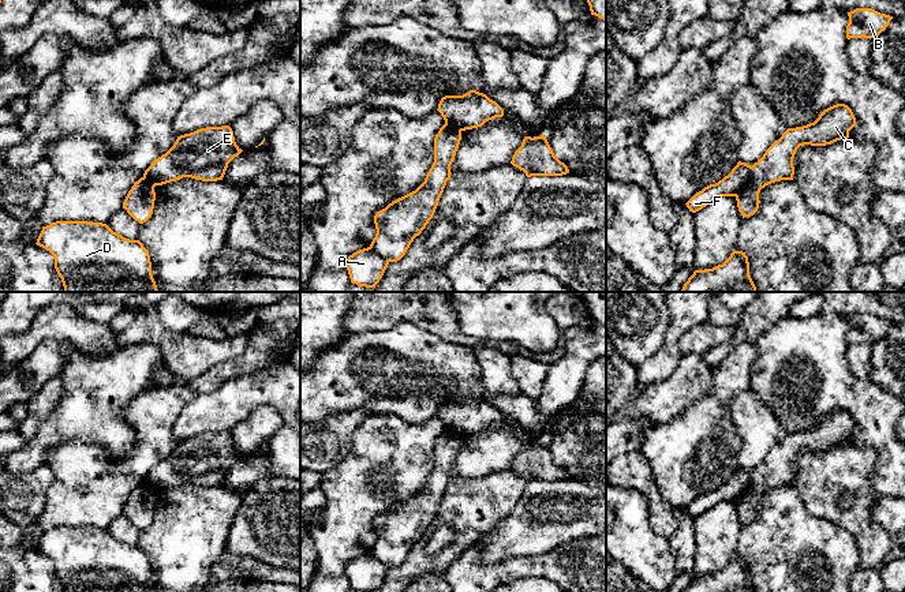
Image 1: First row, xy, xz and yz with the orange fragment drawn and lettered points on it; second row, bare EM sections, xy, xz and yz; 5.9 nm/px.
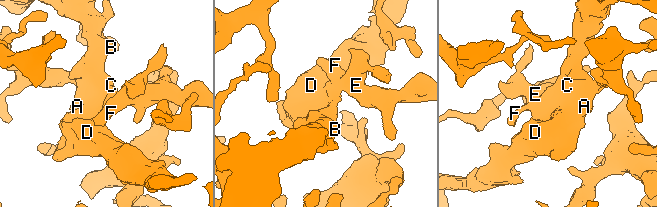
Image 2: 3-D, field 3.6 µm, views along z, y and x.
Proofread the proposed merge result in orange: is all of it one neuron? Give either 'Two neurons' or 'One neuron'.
Two neurons

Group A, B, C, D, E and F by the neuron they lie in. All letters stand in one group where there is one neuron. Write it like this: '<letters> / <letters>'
A E F / B C D

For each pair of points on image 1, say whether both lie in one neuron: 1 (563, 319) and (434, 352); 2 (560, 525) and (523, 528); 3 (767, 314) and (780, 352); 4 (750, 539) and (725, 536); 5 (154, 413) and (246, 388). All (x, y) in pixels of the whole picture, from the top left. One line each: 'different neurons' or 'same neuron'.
1: different neurons
2: same neuron
3: different neurons
4: different neurons
5: different neurons

